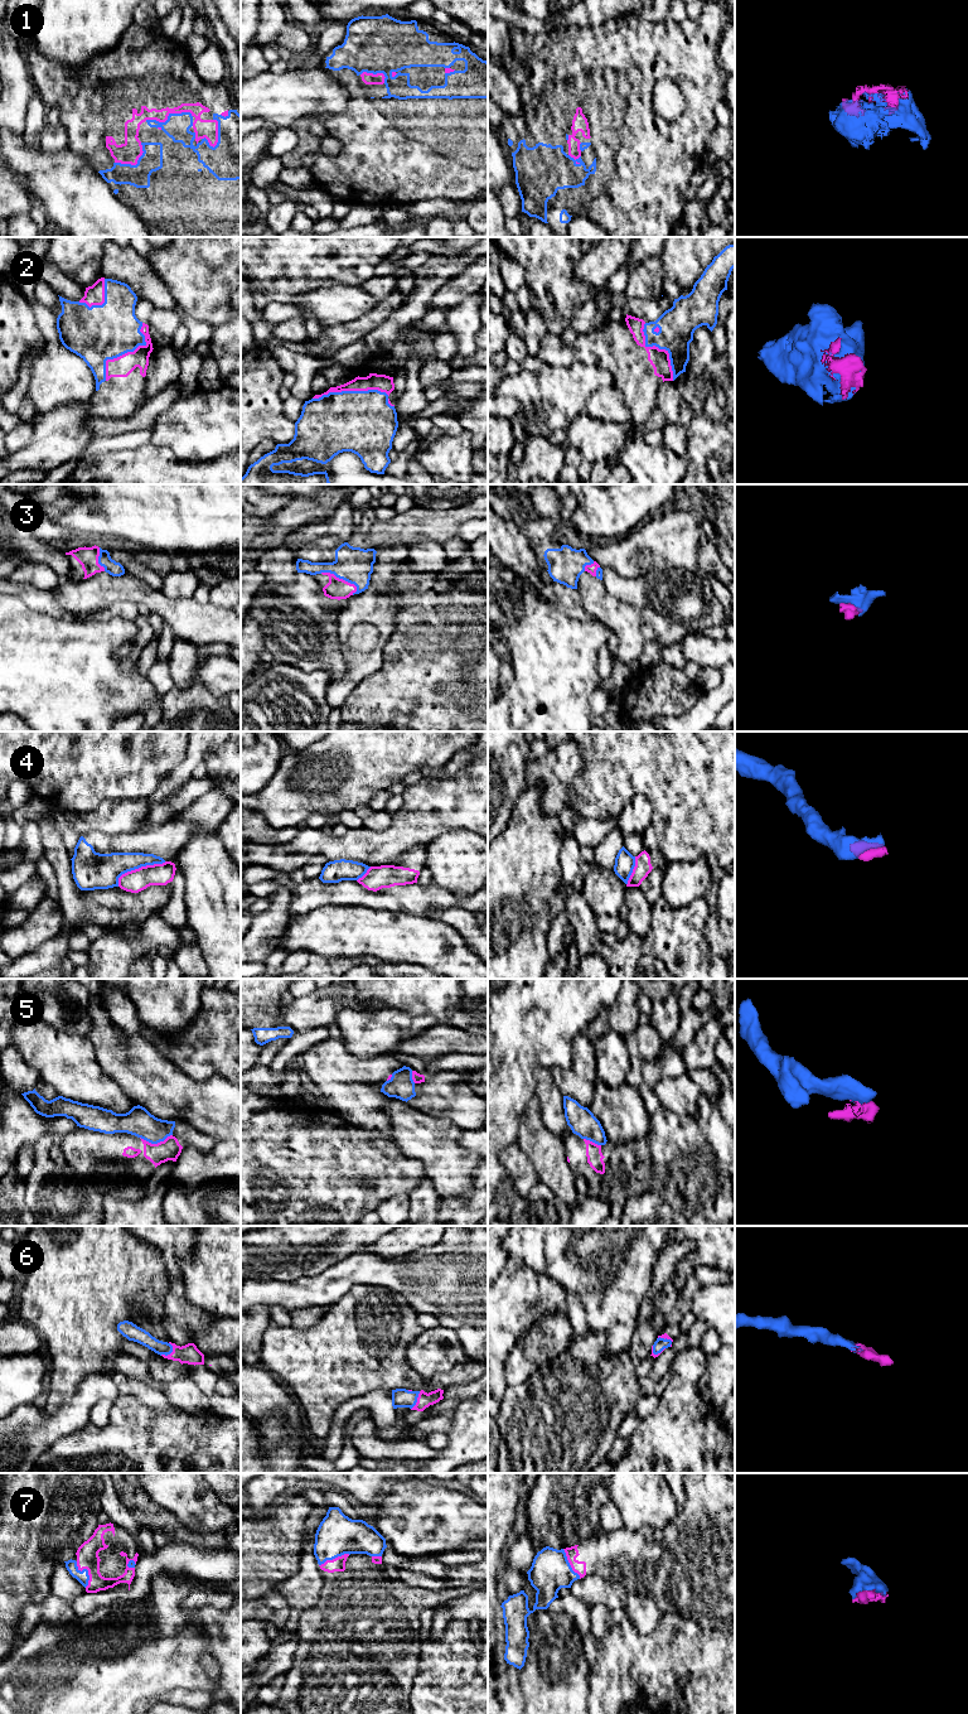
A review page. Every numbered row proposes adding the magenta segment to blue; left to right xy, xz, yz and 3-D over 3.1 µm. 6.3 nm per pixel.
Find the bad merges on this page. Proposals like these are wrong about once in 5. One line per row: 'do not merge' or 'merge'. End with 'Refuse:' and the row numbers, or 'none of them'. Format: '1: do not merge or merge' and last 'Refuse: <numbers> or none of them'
1: merge
2: merge
3: merge
4: do not merge
5: do not merge
6: merge
7: merge
Refuse: 4, 5

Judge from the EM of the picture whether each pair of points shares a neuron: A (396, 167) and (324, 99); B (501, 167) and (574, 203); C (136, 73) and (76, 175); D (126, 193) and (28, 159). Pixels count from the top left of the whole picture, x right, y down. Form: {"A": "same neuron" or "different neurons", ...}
{"A": "different neurons", "B": "different neurons", "C": "different neurons", "D": "different neurons"}

